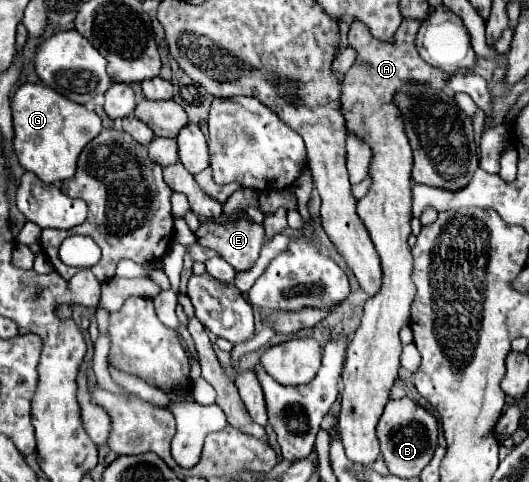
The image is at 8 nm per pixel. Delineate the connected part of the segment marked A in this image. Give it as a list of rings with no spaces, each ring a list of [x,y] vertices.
[[[403,18],[393,42],[381,42],[369,34],[363,22],[353,22],[349,30],[349,46],[355,48],[357,60],[345,74],[341,82],[341,114],[345,118],[347,134],[363,138],[373,156],[369,164],[371,188],[357,202],[357,214],[363,220],[383,266],[383,286],[377,296],[369,298],[365,304],[365,314],[361,318],[359,330],[353,334],[347,346],[347,362],[343,368],[343,390],[341,390],[341,414],[339,432],[345,454],[351,462],[369,466],[379,458],[377,442],[377,422],[389,402],[389,390],[399,376],[401,340],[399,330],[409,324],[409,306],[415,298],[415,286],[411,280],[413,256],[407,244],[411,234],[411,168],[413,150],[405,134],[405,120],[395,104],[395,96],[401,92],[405,82],[429,84],[433,90],[443,90],[445,84],[455,74],[445,74],[435,66],[423,62],[415,48],[415,36],[421,22]]]

